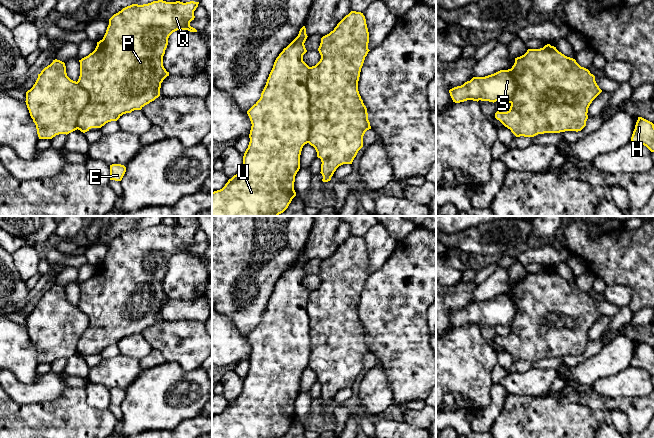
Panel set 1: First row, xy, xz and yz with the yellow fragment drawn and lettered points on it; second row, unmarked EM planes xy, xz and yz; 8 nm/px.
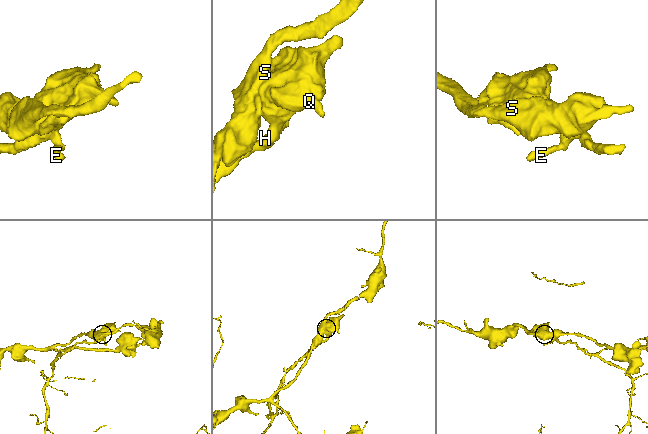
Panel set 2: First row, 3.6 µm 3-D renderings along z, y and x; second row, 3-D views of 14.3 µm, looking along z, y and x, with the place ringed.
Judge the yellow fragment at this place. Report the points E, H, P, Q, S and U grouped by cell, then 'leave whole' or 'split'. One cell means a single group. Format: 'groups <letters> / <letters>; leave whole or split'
groups E H P Q S U; leave whole

